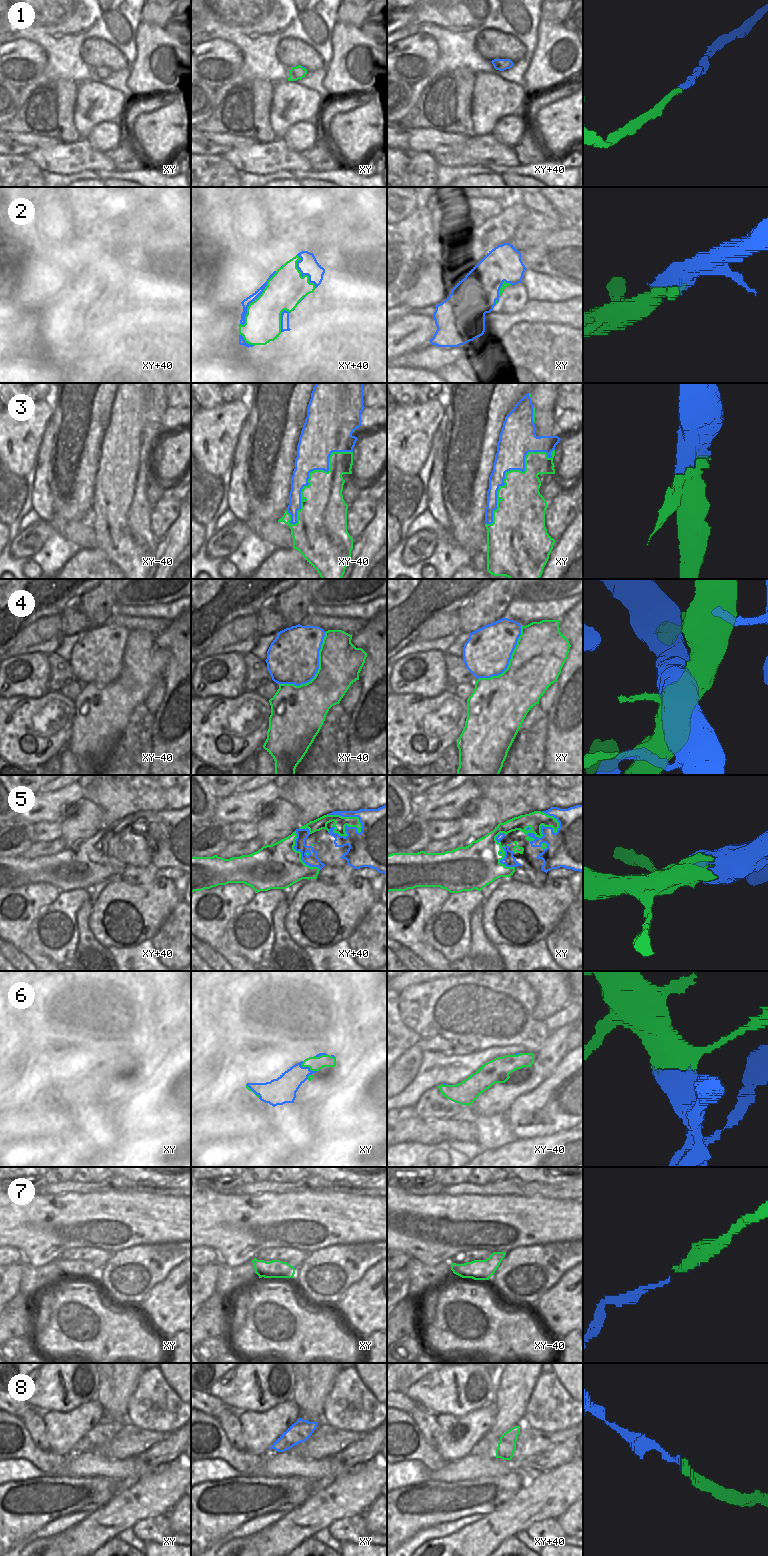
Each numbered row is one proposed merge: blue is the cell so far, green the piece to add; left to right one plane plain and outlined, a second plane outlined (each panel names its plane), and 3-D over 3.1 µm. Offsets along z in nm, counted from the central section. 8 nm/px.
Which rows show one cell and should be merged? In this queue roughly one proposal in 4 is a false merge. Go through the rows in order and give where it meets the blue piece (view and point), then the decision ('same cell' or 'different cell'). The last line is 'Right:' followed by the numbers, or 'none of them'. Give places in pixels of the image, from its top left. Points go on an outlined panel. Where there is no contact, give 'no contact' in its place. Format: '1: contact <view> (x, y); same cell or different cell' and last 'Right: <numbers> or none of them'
1: contact xy (303, 67); same cell
2: contact xy+40 (254, 299); same cell
3: contact xy (510, 469); same cell
4: contact xy-40 (316, 672); different cell
5: contact xy (541, 831); same cell
6: contact xy (307, 1067); same cell
7: no contact; same cell
8: no contact; same cell
Right: 1, 2, 3, 5, 6, 7, 8

